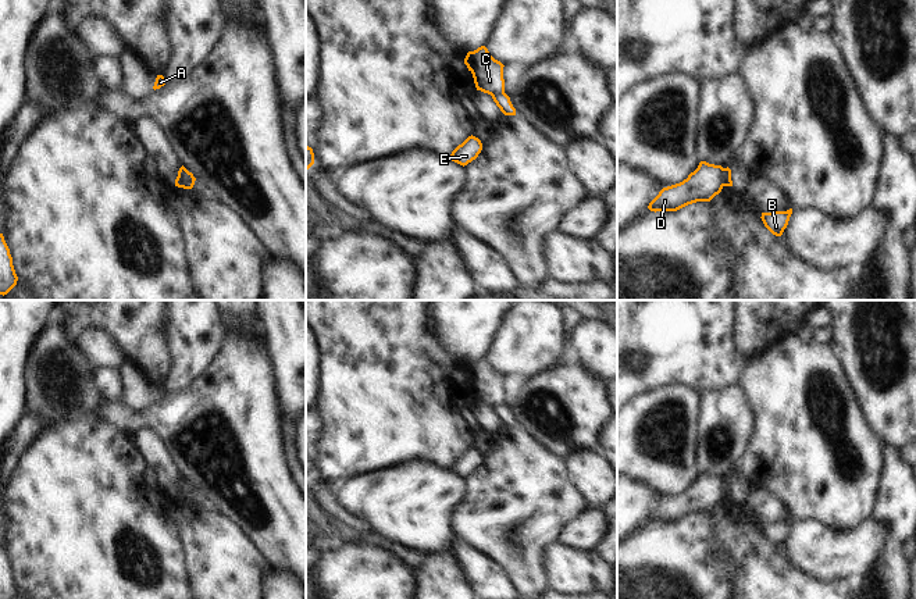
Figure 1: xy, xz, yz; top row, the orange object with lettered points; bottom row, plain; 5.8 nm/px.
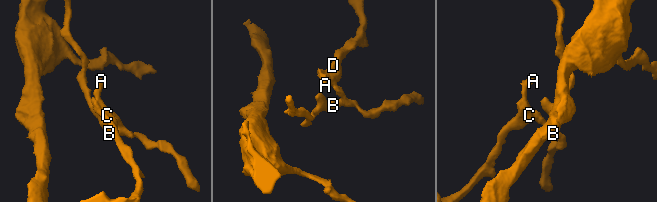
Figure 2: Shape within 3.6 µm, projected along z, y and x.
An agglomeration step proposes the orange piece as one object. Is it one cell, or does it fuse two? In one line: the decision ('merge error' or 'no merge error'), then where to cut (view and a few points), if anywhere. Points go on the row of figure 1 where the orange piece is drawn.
merge error; cut xy (188, 171), (185, 178), (189, 188)

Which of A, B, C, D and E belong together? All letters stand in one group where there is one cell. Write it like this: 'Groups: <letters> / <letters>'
Groups: A C D / B E.

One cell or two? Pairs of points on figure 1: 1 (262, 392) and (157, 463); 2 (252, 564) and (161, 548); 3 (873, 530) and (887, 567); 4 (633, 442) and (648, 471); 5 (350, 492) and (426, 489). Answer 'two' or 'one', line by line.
1: two
2: two
3: two
4: one
5: one

